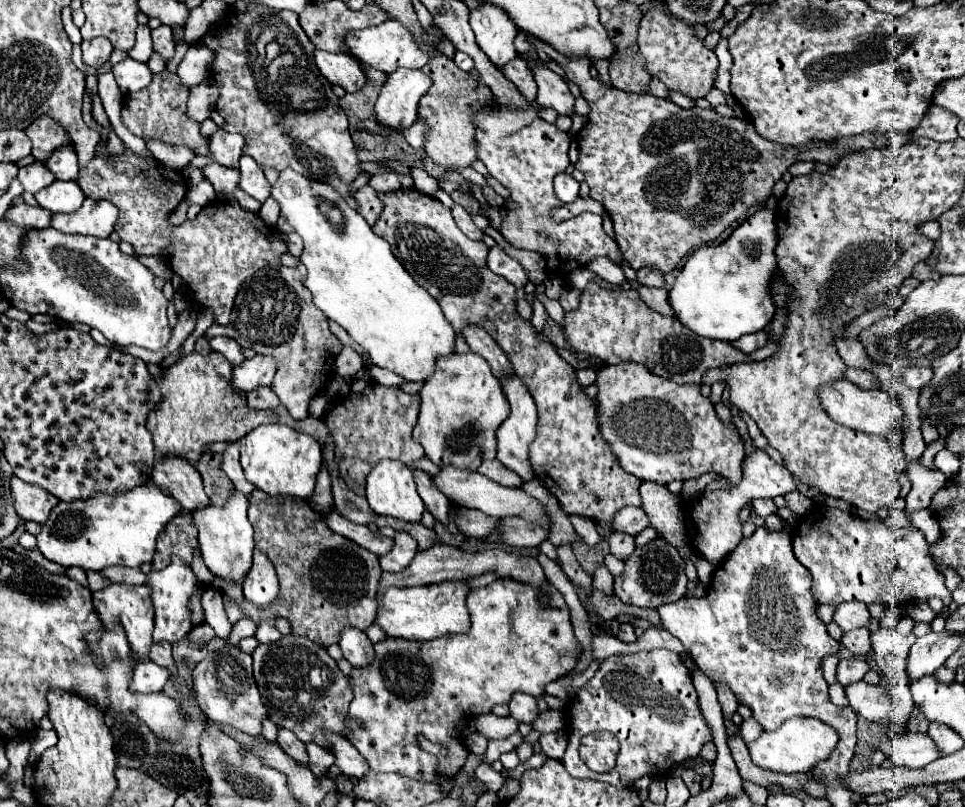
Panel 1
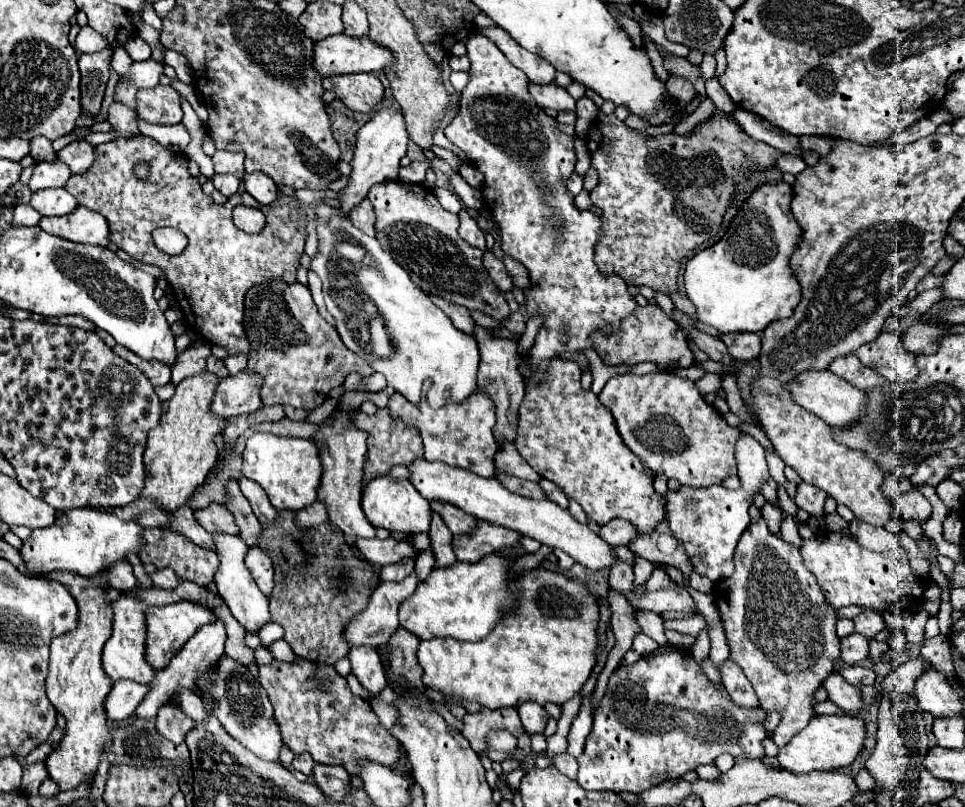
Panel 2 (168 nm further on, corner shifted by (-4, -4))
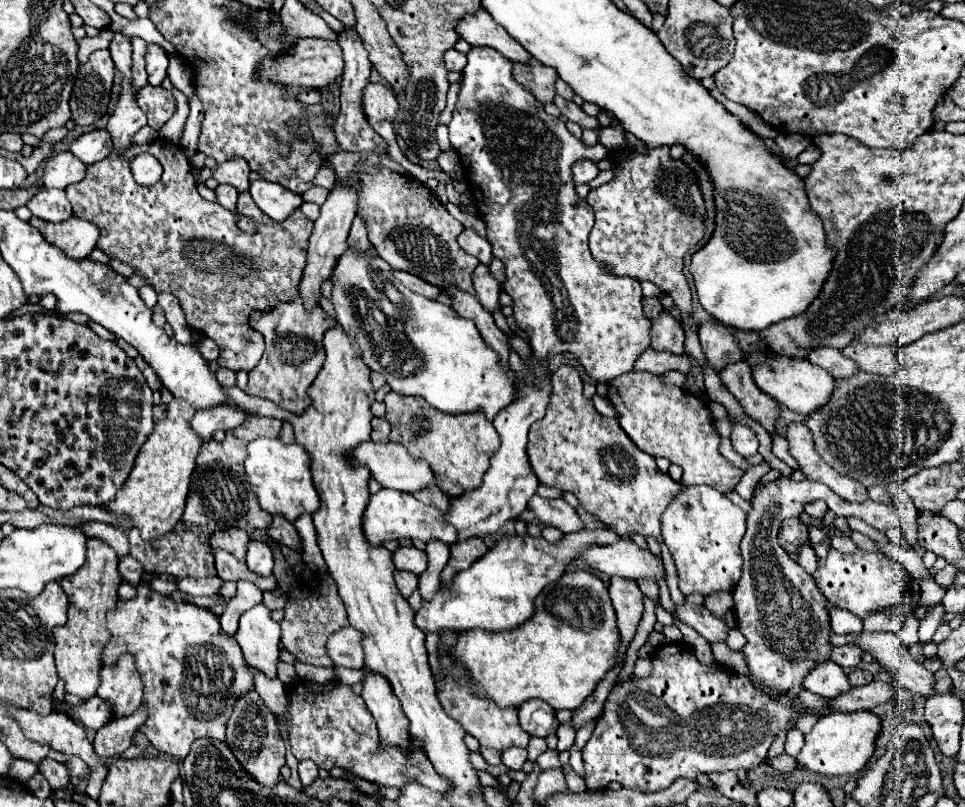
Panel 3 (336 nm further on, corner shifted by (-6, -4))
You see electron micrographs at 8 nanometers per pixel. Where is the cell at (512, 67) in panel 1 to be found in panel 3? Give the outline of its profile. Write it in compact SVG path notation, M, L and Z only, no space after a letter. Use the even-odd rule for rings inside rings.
M556 95L554 97L554 105L562 111L564 117L568 117L574 123L578 123L582 129L598 129L598 119L596 117L588 117L574 101L568 101L568 99Z

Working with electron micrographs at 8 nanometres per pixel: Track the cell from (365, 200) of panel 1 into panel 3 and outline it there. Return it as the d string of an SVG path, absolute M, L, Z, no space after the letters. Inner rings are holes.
M356 217L354 223L352 223L352 229L350 229L350 235L348 235L348 243L350 247L356 247L356 249L370 249L370 241L368 241L368 231L366 231L366 225L362 221L362 217Z

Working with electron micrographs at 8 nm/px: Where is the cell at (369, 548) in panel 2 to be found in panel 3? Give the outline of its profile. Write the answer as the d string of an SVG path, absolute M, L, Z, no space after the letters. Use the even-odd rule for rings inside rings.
M402 545L392 553L392 561L396 569L412 571L414 575L420 575L428 565L424 551L418 551L416 547L402 547Z

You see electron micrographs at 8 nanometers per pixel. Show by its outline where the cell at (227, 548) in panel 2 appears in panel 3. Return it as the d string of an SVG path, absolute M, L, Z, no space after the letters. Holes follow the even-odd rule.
M258 603L242 613L240 627L234 637L250 665L268 677L276 677L280 625L272 619L272 611L264 603Z

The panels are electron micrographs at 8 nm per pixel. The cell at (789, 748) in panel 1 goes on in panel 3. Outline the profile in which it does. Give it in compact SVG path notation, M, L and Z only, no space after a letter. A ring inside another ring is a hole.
M870 711L828 713L818 719L814 729L806 735L802 751L796 755L798 765L824 775L858 773L874 753L874 739L880 731L880 717Z

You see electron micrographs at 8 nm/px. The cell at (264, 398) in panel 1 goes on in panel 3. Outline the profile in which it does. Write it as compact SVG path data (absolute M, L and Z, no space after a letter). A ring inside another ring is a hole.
M248 417L240 427L226 433L226 439L220 445L212 445L212 441L204 443L198 459L196 471L190 485L190 495L186 501L186 511L180 521L180 529L176 527L172 533L166 533L154 541L144 541L138 529L130 529L130 555L138 559L146 573L158 575L168 573L174 577L192 577L192 579L206 579L214 577L214 557L208 545L208 537L218 529L238 527L246 533L252 529L266 529L272 515L260 509L256 495L248 489L248 481L244 477L244 461L246 461L246 445L256 437L278 437L282 429L280 419L272 417Z

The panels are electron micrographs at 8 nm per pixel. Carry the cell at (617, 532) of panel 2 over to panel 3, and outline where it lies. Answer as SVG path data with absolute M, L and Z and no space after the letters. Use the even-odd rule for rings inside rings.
M582 529L552 545L546 539L534 539L530 535L504 535L484 557L472 563L472 567L454 575L450 585L440 585L430 601L422 601L422 607L414 615L414 625L424 633L442 631L508 631L528 621L534 613L536 595L552 581L560 579L566 565L588 545L616 543L620 535L612 529Z

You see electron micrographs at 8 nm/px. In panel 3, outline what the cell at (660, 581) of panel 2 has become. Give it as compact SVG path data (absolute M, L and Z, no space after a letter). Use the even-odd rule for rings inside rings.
M684 601L682 605L674 607L676 617L696 629L706 641L724 641L724 633L728 631L728 625L720 619L716 619L704 605L694 605Z

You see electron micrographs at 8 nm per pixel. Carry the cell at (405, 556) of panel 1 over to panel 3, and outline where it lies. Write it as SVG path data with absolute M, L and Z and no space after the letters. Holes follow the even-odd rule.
M394 571L394 581L398 591L408 599L412 595L412 591L418 587L418 577L414 573L408 571Z

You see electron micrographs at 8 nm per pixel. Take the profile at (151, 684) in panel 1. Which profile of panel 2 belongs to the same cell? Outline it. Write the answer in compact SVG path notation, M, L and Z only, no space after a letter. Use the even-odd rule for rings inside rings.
M116 681L104 701L106 717L110 721L122 721L132 717L138 703L144 699L148 691L150 685L140 685L134 681Z

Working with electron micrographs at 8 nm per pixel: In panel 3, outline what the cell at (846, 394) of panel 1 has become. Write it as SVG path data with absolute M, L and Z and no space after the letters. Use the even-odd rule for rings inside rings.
M746 355L746 361L752 365L754 381L764 393L768 393L772 399L804 417L810 417L814 411L824 407L830 401L836 387L836 379L828 371L808 361L788 361L788 357L768 355Z

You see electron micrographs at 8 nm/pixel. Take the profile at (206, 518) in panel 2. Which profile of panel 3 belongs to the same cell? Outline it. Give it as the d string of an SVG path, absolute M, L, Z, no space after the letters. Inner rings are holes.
M226 529L226 531L216 531L210 535L210 545L216 549L224 549L228 553L232 553L236 559L244 561L246 557L246 545L248 545L250 537L246 531L242 529Z

